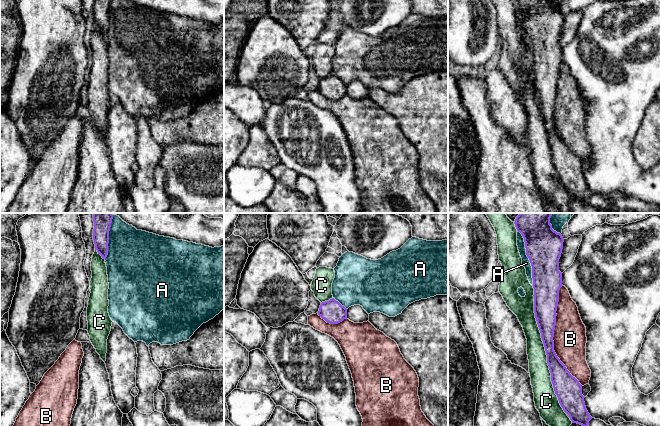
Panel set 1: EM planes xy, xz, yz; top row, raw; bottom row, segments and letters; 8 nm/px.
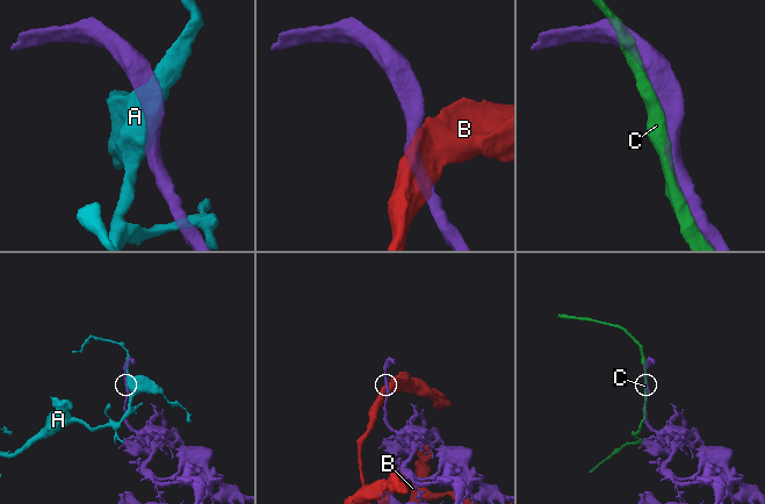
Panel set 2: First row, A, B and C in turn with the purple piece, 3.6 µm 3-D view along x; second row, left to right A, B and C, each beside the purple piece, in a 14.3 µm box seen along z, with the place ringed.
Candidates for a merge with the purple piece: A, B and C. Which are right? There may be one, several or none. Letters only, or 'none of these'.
C

